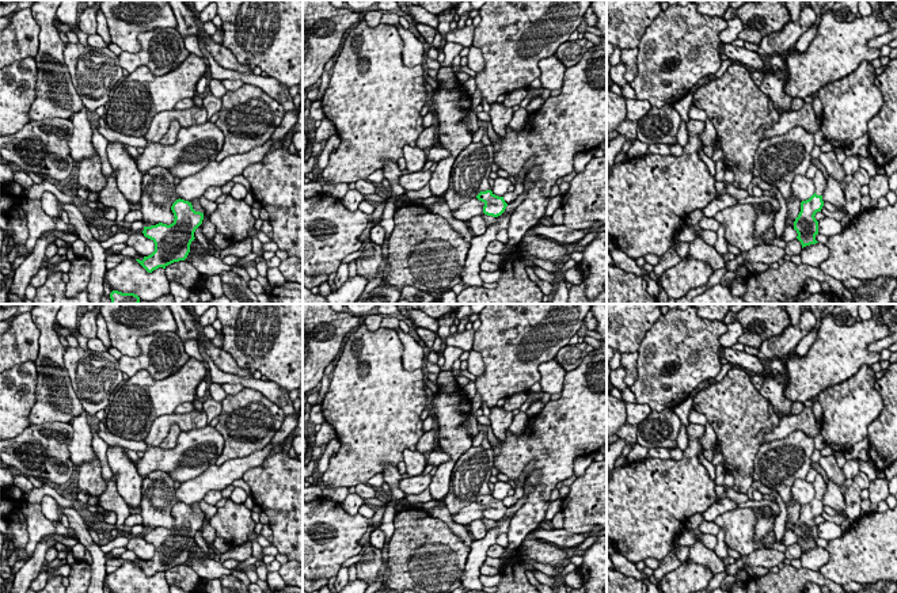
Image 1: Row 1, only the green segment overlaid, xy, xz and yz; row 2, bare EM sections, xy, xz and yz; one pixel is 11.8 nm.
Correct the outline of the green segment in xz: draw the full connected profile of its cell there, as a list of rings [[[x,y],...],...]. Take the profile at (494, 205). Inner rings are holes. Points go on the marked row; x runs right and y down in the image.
[[[491,190],[480,191],[476,198],[484,204],[483,213],[487,216],[498,217],[508,206],[503,197],[495,195]]]

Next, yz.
[[[821,171],[814,176],[816,193],[806,201],[801,202],[801,212],[794,221],[794,229],[797,231],[797,239],[801,242],[802,248],[810,244],[818,243],[816,236],[818,235],[818,221],[816,213],[821,212],[824,206],[822,194],[828,187],[828,179]]]

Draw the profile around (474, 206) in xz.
[[[472,198],[468,202],[461,204],[455,212],[452,212],[453,218],[467,223],[474,216],[483,214],[484,202],[478,198]]]

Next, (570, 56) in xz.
[[[586,38],[570,41],[567,47],[562,43],[555,54],[566,68],[574,66],[586,52],[586,41]]]

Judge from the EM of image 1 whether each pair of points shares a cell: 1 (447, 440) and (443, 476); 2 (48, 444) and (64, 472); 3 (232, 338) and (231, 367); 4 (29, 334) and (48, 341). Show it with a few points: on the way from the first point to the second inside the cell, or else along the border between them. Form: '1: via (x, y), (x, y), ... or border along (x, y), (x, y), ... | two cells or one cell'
1: via (452, 449), (452, 460), (447, 467) | one cell
2: via (48, 451), (49, 457), (57, 466) | one cell
3: border along (220, 348), (242, 368), (249, 369) | two cells
4: border along (31, 318), (38, 329), (38, 356), (34, 361) | two cells

